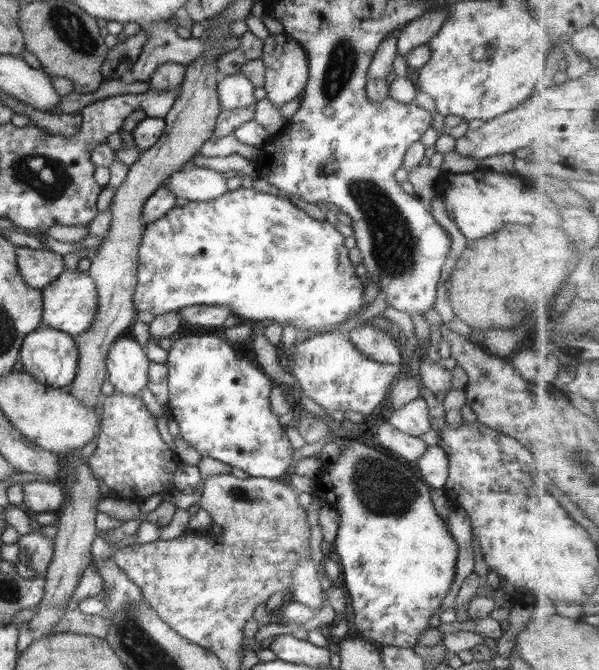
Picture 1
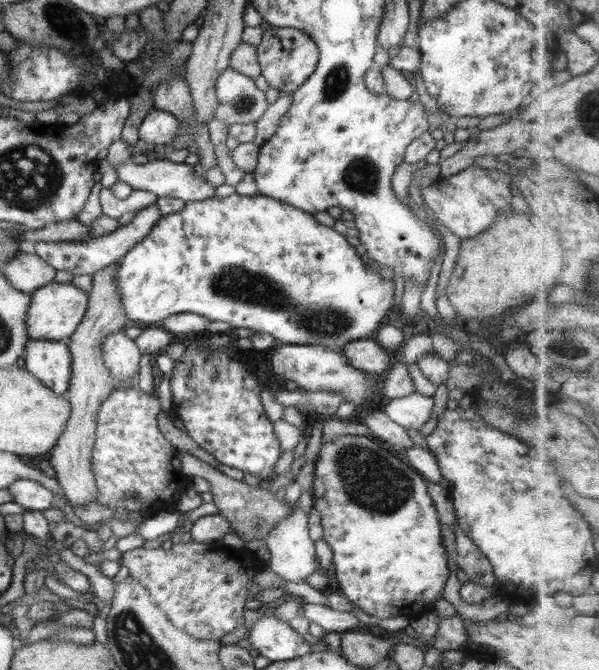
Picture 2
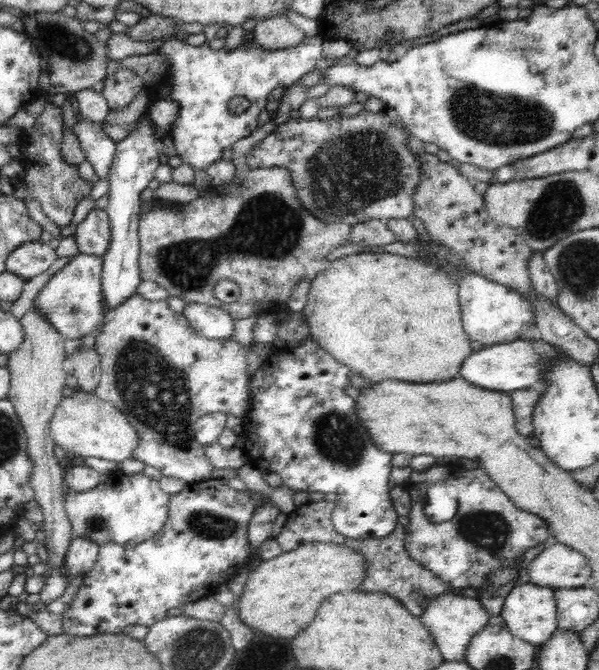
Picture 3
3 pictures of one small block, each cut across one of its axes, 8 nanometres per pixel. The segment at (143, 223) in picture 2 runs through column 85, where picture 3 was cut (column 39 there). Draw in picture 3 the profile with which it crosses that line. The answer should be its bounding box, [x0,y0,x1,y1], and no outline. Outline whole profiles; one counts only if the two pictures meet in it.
[5,241,59,280]

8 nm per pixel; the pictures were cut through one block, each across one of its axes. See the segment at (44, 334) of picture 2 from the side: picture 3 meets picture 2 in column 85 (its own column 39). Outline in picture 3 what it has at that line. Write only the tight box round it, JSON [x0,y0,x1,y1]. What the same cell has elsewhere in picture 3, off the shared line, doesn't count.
[33,252,107,339]

